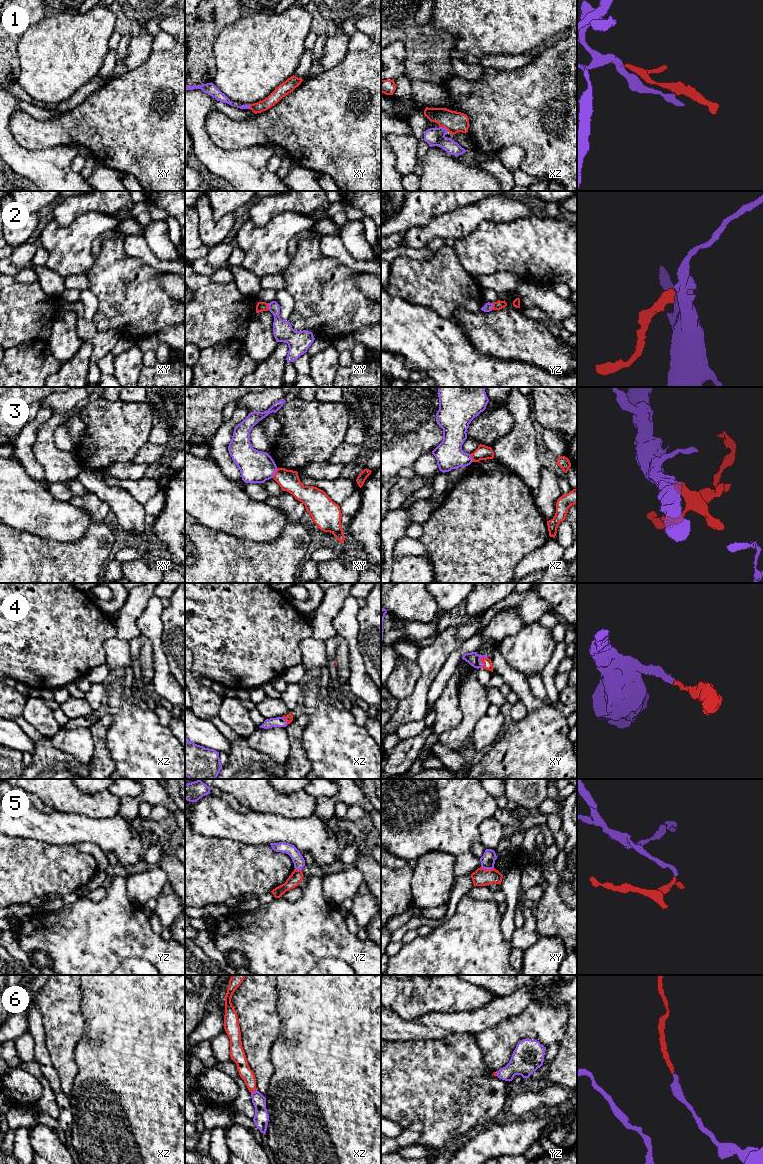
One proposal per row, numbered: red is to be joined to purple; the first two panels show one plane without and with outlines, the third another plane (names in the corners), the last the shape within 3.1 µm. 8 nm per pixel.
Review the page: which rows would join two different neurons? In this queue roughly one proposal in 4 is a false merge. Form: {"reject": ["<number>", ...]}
{"reject": ["1", "3", "5"]}

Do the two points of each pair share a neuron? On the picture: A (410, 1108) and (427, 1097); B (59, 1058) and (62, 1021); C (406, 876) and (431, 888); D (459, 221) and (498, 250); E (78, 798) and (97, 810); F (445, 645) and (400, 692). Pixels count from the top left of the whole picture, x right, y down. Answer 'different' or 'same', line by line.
A: same
B: same
C: different
D: different
E: same
F: different

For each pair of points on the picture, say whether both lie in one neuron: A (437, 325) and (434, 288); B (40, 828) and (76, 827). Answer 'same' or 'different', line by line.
A: different
B: same

